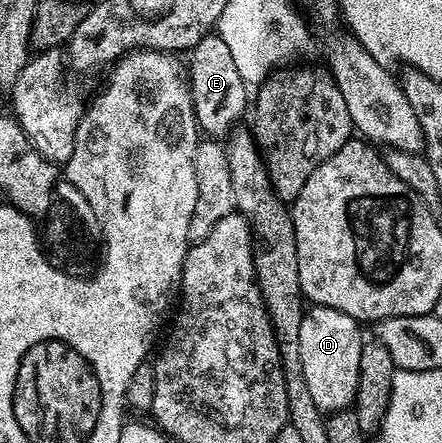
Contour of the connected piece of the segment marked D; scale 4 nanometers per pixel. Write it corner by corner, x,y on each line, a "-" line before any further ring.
311,306
300,321
300,365
304,365
304,381
312,392
312,401
323,413
345,411
356,397
356,381
360,369
360,353
364,336
359,320
340,313
340,309

